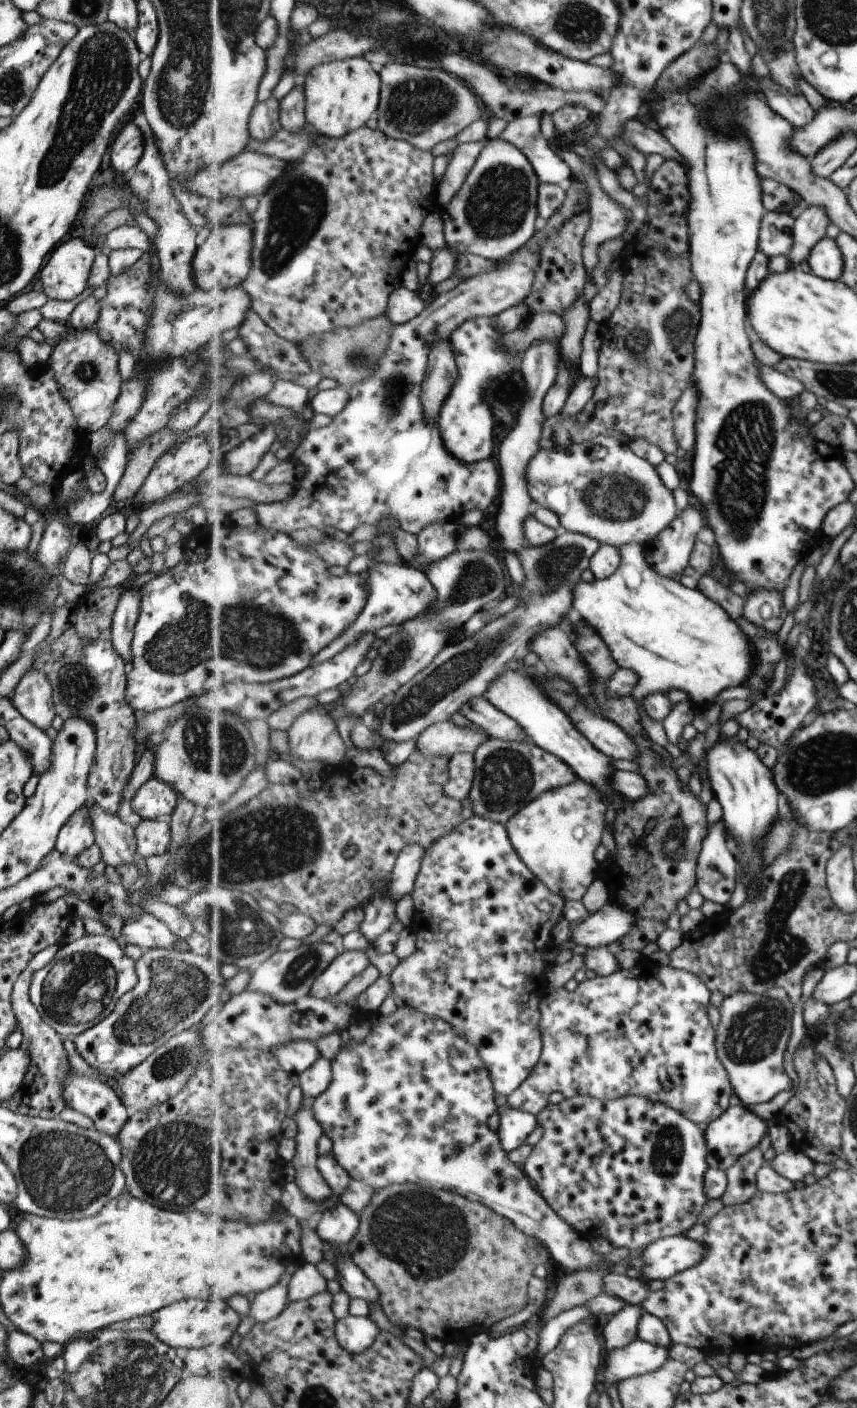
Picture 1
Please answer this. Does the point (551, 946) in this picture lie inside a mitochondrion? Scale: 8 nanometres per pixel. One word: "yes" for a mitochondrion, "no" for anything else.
no

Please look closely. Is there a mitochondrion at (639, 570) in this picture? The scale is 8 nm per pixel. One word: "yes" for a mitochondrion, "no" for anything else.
no

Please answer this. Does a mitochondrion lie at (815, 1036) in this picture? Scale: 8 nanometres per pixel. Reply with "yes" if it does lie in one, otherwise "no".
no

